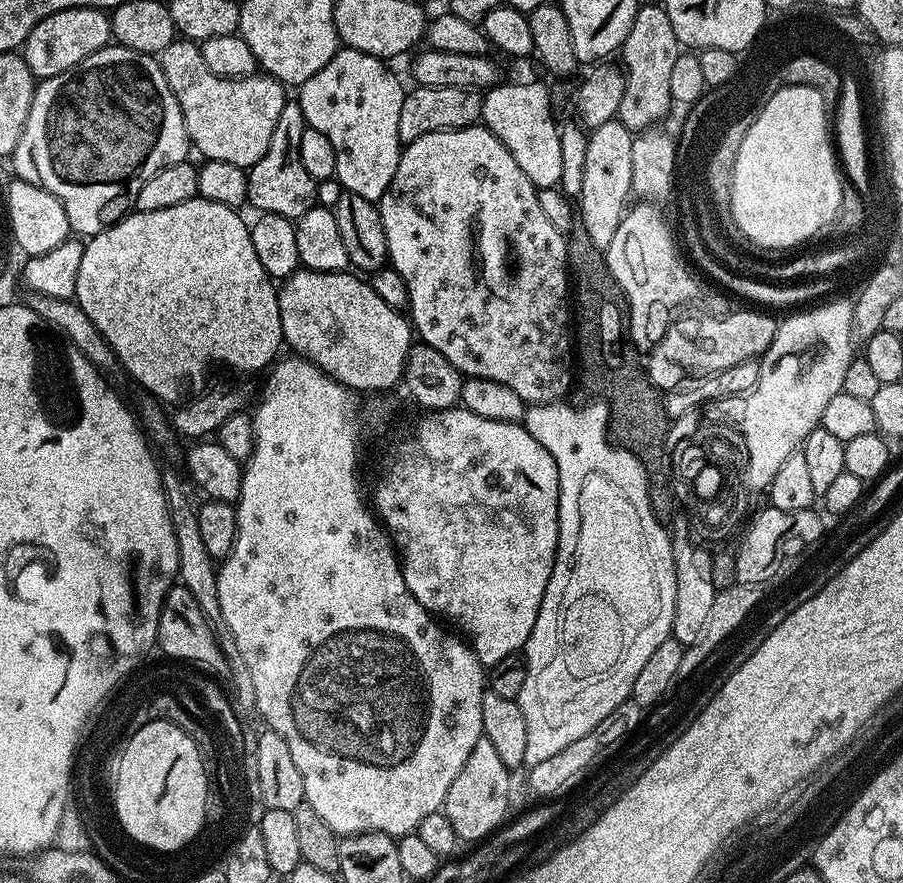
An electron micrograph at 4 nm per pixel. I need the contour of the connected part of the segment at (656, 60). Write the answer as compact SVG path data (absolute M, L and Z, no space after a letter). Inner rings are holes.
M659 3L641 6L636 11L634 26L630 26L630 34L626 34L624 46L618 53L619 59L624 59L624 93L618 113L621 124L629 130L643 130L663 121L660 119L674 108L670 73L681 54L680 39L674 34L674 26L670 26L670 18L663 6Z

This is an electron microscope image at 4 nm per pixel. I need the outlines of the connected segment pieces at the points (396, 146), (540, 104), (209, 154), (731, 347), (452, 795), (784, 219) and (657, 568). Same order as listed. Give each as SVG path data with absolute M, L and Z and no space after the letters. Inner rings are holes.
M341 46L336 49L334 58L330 58L330 62L326 62L326 66L322 66L318 74L314 74L314 78L306 78L306 82L298 88L298 103L305 125L326 134L330 146L334 146L335 179L340 181L341 189L373 202L378 202L382 194L386 194L394 178L394 170L398 170L402 151L398 117L402 114L406 88L400 85L399 78L388 67L378 56L362 54L362 50Z
M536 80L529 84L495 84L483 93L480 120L485 128L492 131L494 138L498 138L498 142L510 150L514 162L518 162L518 167L526 173L526 178L530 178L536 189L555 188L559 185L562 178L561 125L556 124L546 85Z
M183 38L172 40L166 50L159 52L158 59L174 98L178 98L191 147L195 151L197 148L204 160L234 162L234 166L247 170L266 154L270 134L274 134L278 114L282 114L286 102L285 85L267 74L236 80L214 74L202 62L200 44Z
M752 310L756 312L728 312L725 316L688 316L685 320L677 319L672 327L652 349L646 360L648 379L661 390L672 390L687 372L700 372L699 374L711 374L721 372L730 366L738 366L747 360L755 360L764 355L764 351L770 346L770 342L776 333L777 317L764 310Z
M483 738L470 750L470 758L466 758L466 766L458 770L458 778L450 782L450 790L446 790L443 812L450 818L450 826L454 826L457 841L487 840L509 819L508 795L512 792L512 784L508 781L510 770L502 762L502 757L494 750L494 745Z
M786 85L765 101L756 120L746 130L738 149L738 162L734 162L728 207L732 209L732 220L738 230L750 242L769 250L792 248L795 244L806 243L833 223L842 202L844 184L830 135L830 114L822 102L822 94L810 86Z
M568 402L533 404L525 411L522 421L526 431L534 438L538 438L542 446L546 446L546 450L550 452L550 458L554 458L554 466L558 468L558 550L554 558L554 570L550 574L550 582L546 582L546 594L542 598L542 606L538 610L534 630L522 649L522 655L528 661L528 669L518 703L522 710L522 718L526 718L524 762L528 766L543 762L544 759L558 754L558 750L566 750L566 746L570 746L570 742L578 742L578 738L586 738L586 734L590 734L590 730L594 730L594 726L598 726L598 722L602 722L606 714L614 714L614 710L618 710L618 706L622 706L622 702L626 702L631 697L634 681L638 679L642 665L654 655L654 650L658 650L658 646L662 646L662 642L666 642L672 635L672 623L676 609L672 537L669 529L652 512L648 493L648 475L642 462L638 462L634 454L630 454L610 439L608 405L603 402L592 403L596 404L588 404L585 408L571 408Z

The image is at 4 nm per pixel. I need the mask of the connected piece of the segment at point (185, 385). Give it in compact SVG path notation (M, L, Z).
M187 200L186 202L178 202L178 206L166 206L166 210L150 210L149 212L133 211L131 214L119 220L117 224L111 224L108 228L103 228L97 236L91 237L84 245L84 253L82 254L82 266L78 266L78 282L76 283L75 301L82 306L82 310L86 310L86 318L90 318L90 322L94 322L94 326L98 326L98 330L106 338L106 342L112 347L112 352L116 359L120 362L120 367L126 373L129 372L138 383L144 387L143 391L149 396L155 396L161 402L169 402L168 400L183 401L185 398L191 397L197 391L196 387L204 380L204 375L208 372L211 364L225 364L228 368L237 368L240 372L260 372L263 373L277 359L276 351L282 348L284 344L284 335L282 334L282 318L278 310L278 288L271 276L266 274L266 270L262 266L262 262L258 262L258 253L254 250L254 242L252 241L252 230L249 221L240 217L241 213L235 208L227 208L218 202L210 202L209 200Z

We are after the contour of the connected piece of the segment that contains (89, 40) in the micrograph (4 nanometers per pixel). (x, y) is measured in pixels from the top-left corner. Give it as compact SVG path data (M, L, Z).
M67 8L42 18L42 22L30 30L22 45L22 55L32 75L45 80L78 66L78 62L90 58L90 54L109 47L111 40L112 22L107 11L98 8Z

